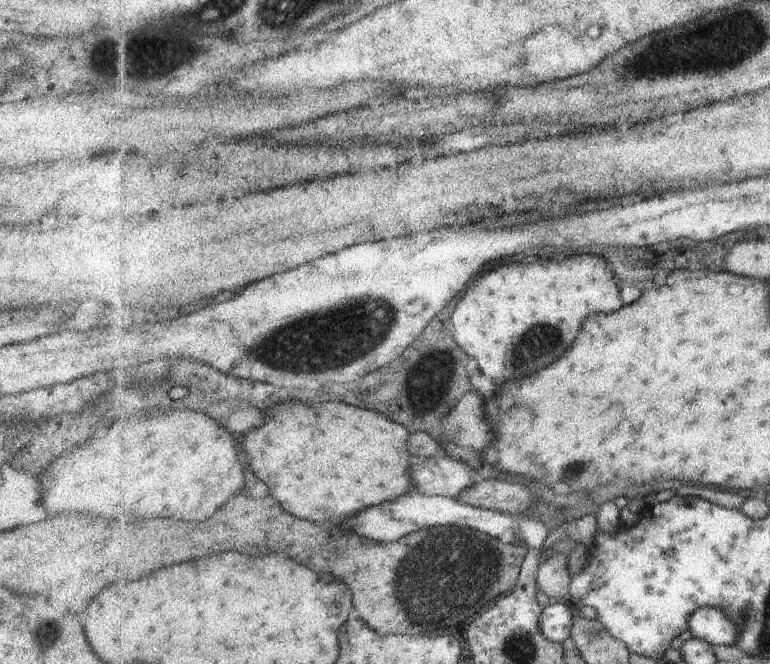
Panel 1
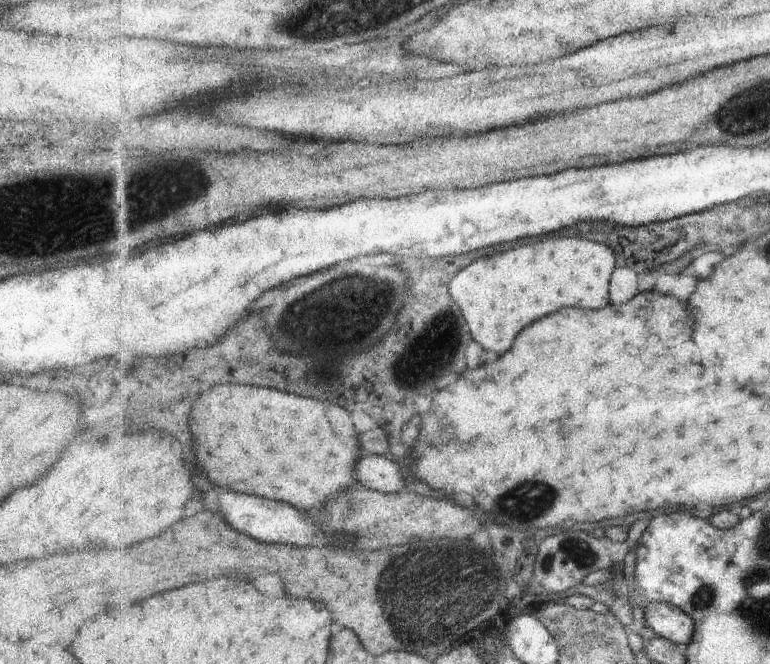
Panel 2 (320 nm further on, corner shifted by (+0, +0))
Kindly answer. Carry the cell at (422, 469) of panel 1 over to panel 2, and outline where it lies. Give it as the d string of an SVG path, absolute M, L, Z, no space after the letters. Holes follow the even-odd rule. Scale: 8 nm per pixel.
M364 453L356 462L354 471L359 486L385 494L405 490L401 470L386 455Z

